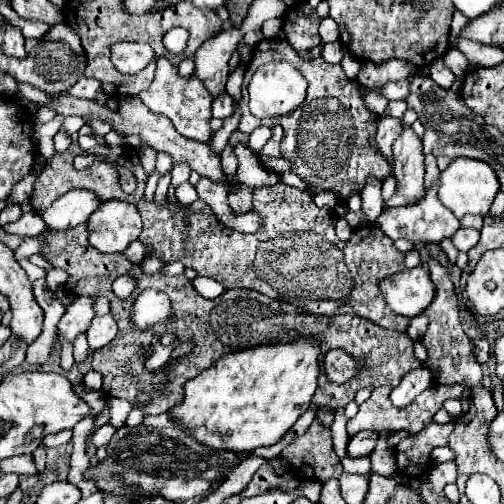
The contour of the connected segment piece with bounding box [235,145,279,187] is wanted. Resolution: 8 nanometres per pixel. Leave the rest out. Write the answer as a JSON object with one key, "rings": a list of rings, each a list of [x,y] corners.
{"rings":[[[237,145],[235,153],[239,157],[239,179],[241,183],[247,183],[251,187],[265,187],[265,185],[277,185],[279,175],[265,169],[261,159],[245,145]]]}

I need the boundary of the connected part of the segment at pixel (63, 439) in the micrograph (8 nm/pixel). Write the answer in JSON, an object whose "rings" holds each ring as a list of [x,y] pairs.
{"rings":[[[63,430],[56,434],[49,434],[42,439],[42,444],[46,448],[58,447],[71,441],[72,430]]]}

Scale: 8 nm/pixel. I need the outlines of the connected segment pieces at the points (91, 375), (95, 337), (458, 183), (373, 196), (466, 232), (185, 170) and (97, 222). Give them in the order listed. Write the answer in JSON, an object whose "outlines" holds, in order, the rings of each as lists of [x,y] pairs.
{"outlines":[[[[90,370],[87,374],[84,375],[83,383],[89,389],[101,390],[103,377],[100,373]]],[[[111,315],[97,317],[95,323],[91,323],[89,331],[87,331],[89,347],[95,351],[95,349],[103,347],[105,343],[109,343],[115,335],[117,335],[117,323],[113,321],[113,317]]],[[[457,157],[451,161],[451,165],[441,171],[439,177],[439,201],[453,211],[455,217],[463,217],[467,213],[473,215],[485,215],[499,191],[499,179],[495,171],[487,163],[481,163],[479,159],[469,159],[469,157]]],[[[369,177],[365,187],[361,189],[361,199],[363,199],[363,211],[367,215],[367,221],[369,223],[375,223],[375,219],[381,215],[383,211],[383,199],[381,199],[381,185],[383,181],[381,179],[375,179],[375,177]]],[[[459,229],[453,237],[453,245],[459,249],[459,251],[469,251],[471,247],[475,247],[479,243],[479,231],[477,229]]],[[[179,163],[173,167],[173,179],[171,183],[175,187],[179,187],[179,183],[185,183],[189,179],[189,173],[191,173],[191,167],[187,167],[187,163]]],[[[115,199],[105,201],[87,225],[89,243],[103,253],[123,253],[143,229],[137,207]]]]}

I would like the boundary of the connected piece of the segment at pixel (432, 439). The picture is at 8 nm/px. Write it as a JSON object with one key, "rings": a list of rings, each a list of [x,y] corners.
{"rings":[[[449,421],[445,425],[429,423],[419,431],[419,435],[411,435],[407,439],[401,439],[395,447],[395,459],[399,473],[407,477],[419,477],[425,471],[431,469],[431,451],[435,447],[449,445],[449,435],[455,429],[455,421]]]}

